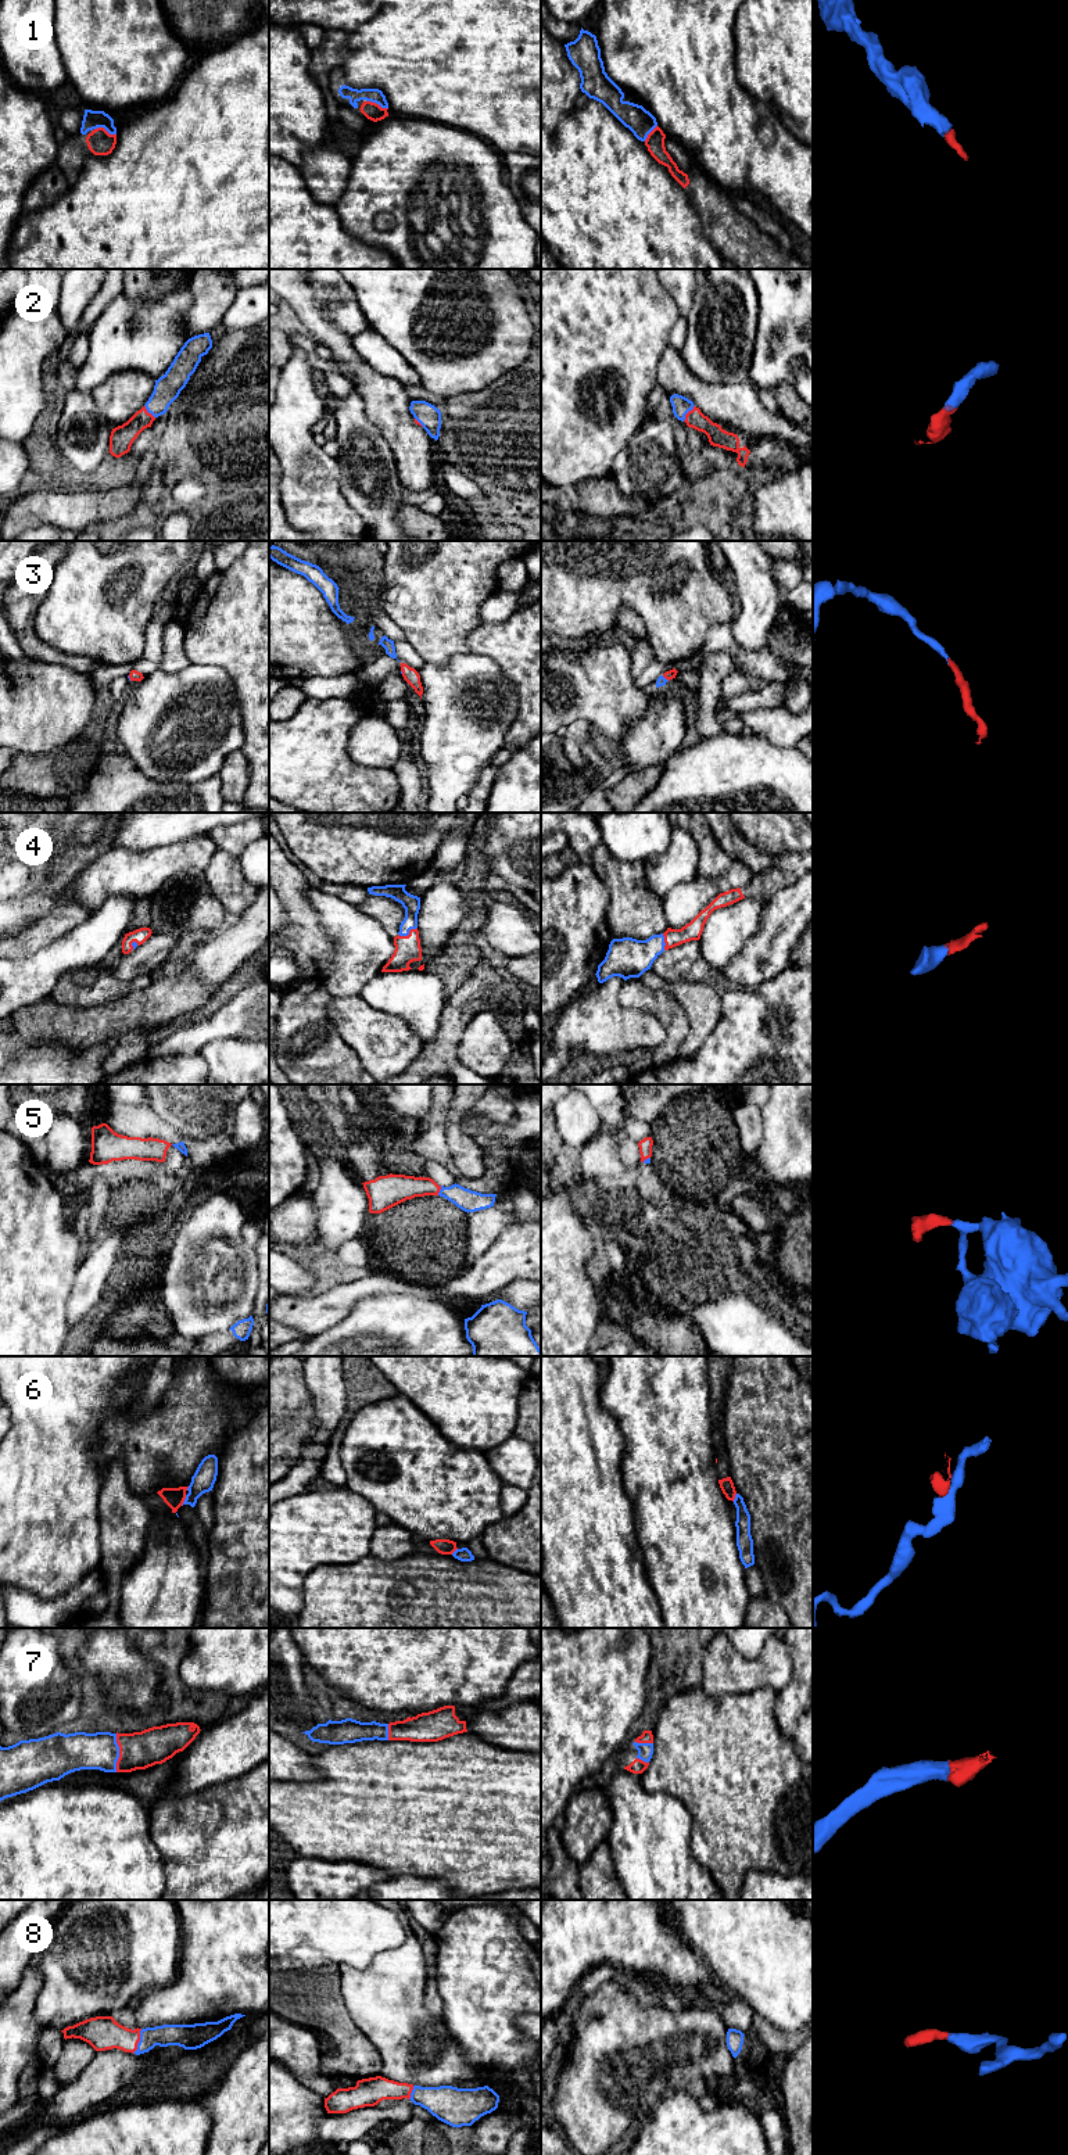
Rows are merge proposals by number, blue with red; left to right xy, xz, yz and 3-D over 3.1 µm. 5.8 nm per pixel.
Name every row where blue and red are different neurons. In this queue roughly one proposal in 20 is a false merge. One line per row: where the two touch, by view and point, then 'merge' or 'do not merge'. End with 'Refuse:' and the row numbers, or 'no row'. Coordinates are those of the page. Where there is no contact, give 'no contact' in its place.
1: meets blue in xy at (106, 129); merge
2: meets blue in yz at (687, 412); merge
3: meets blue in yz at (665, 678); merge
4: meets blue in xz at (408, 933); merge
5: meets blue in xz at (440, 1190); merge
6: meets blue in xy at (185, 1501); merge
7: meets blue in xy at (118, 1753); merge
8: meets blue in xy at (139, 2041); merge
Refuse: no row

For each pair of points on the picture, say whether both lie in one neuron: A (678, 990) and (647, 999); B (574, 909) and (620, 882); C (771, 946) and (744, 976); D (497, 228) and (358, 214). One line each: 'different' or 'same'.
A: different
B: different
C: same
D: same

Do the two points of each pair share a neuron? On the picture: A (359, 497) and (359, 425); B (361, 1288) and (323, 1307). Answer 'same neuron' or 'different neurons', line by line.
A: same neuron
B: same neuron

